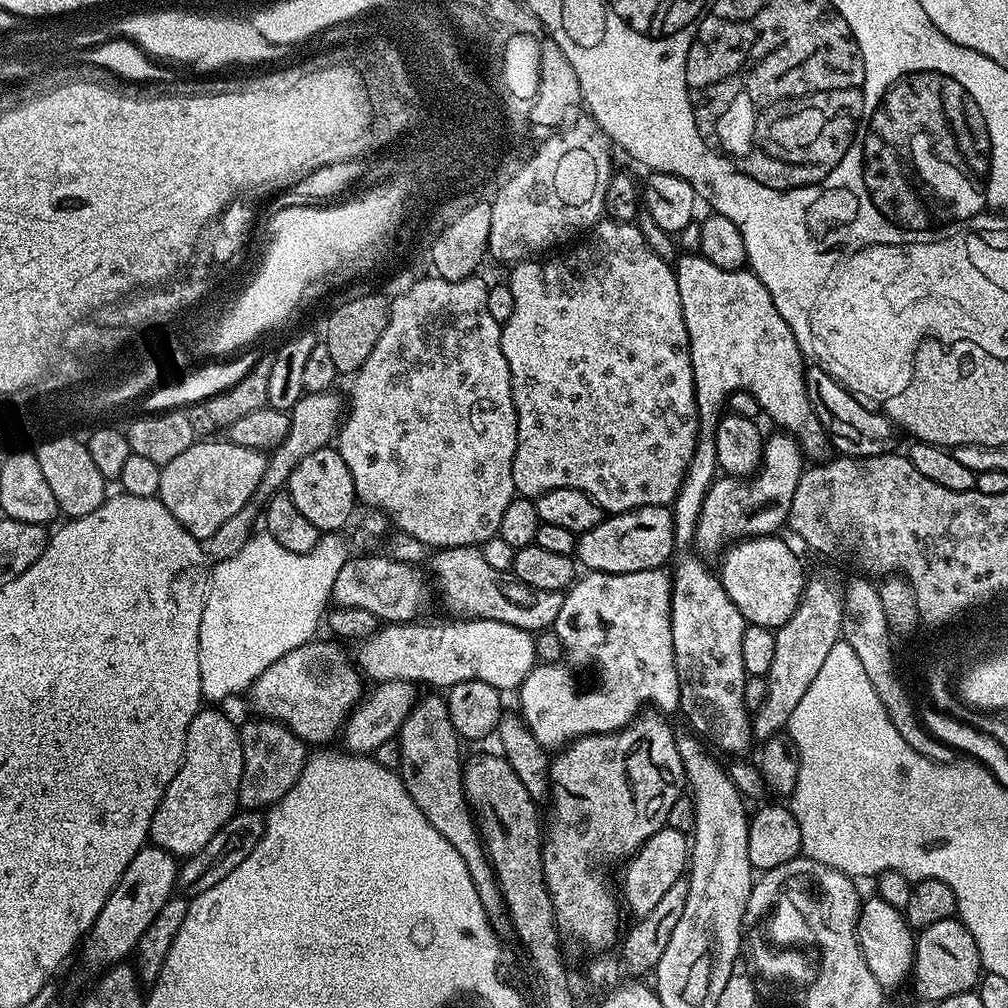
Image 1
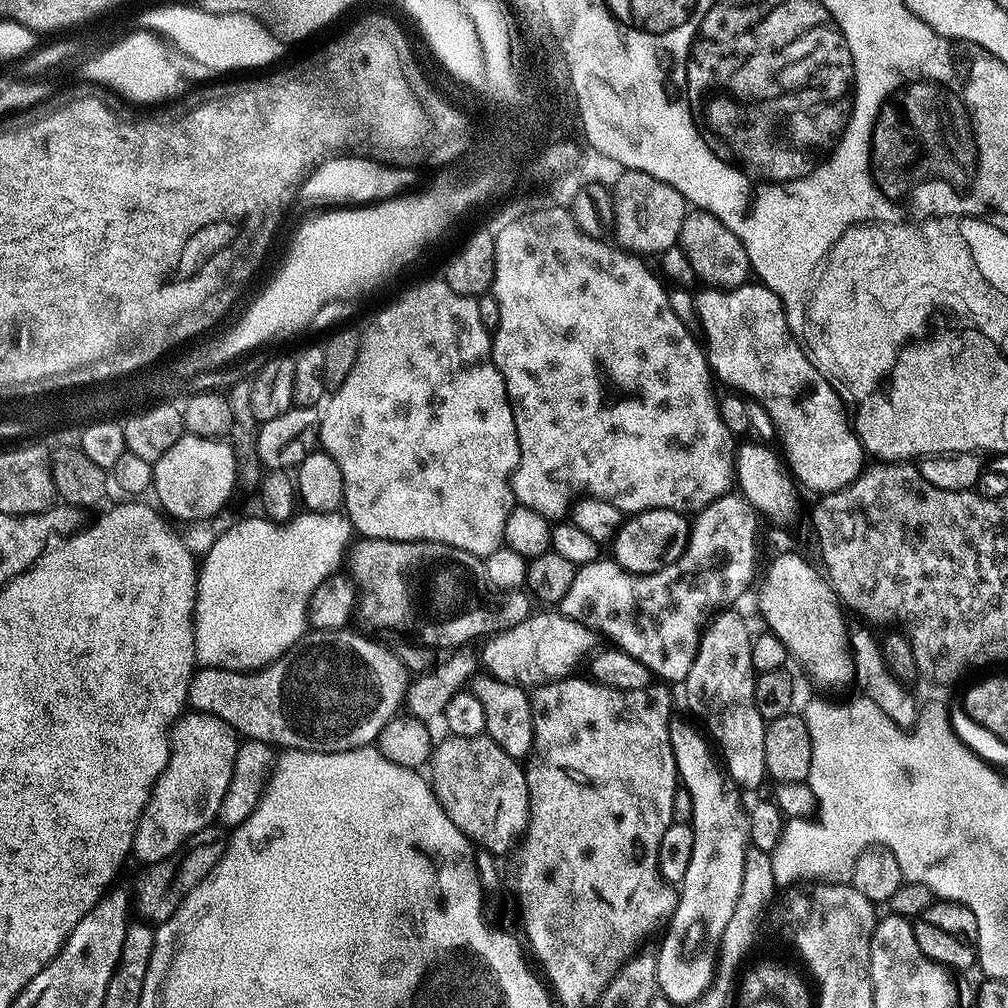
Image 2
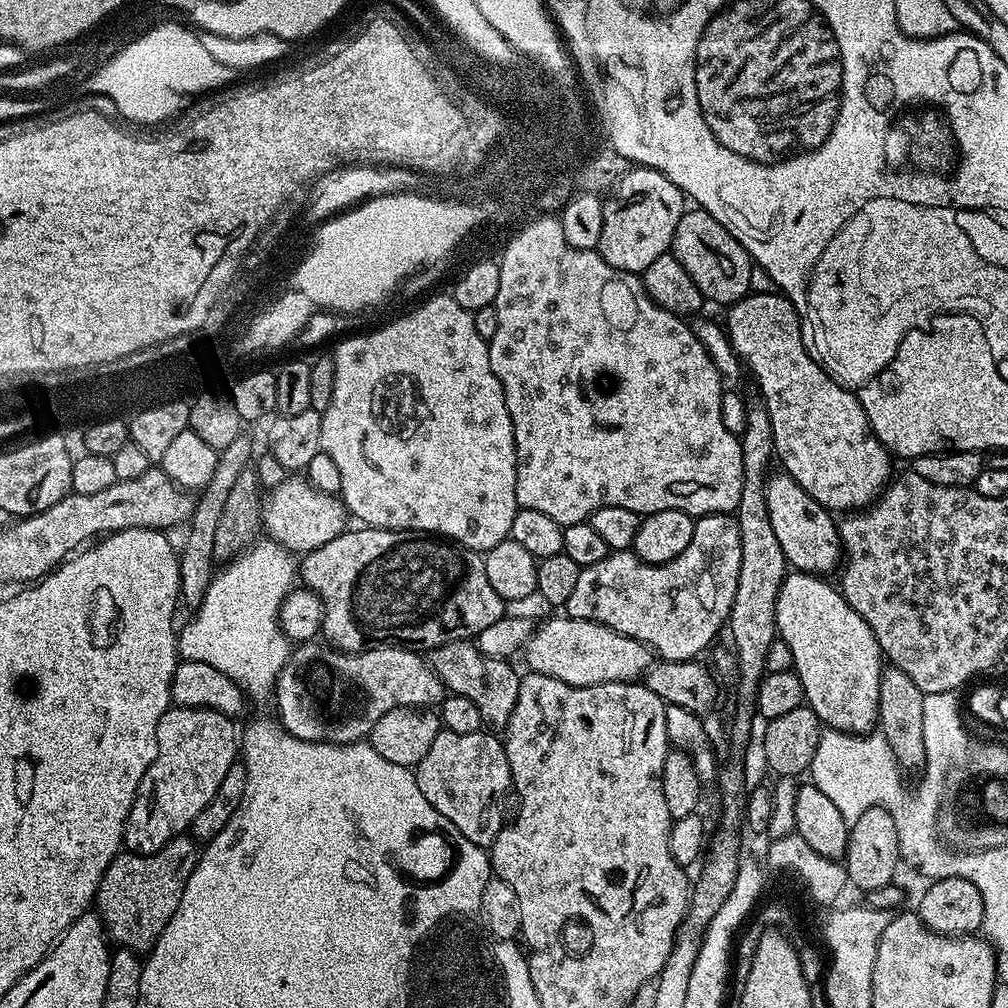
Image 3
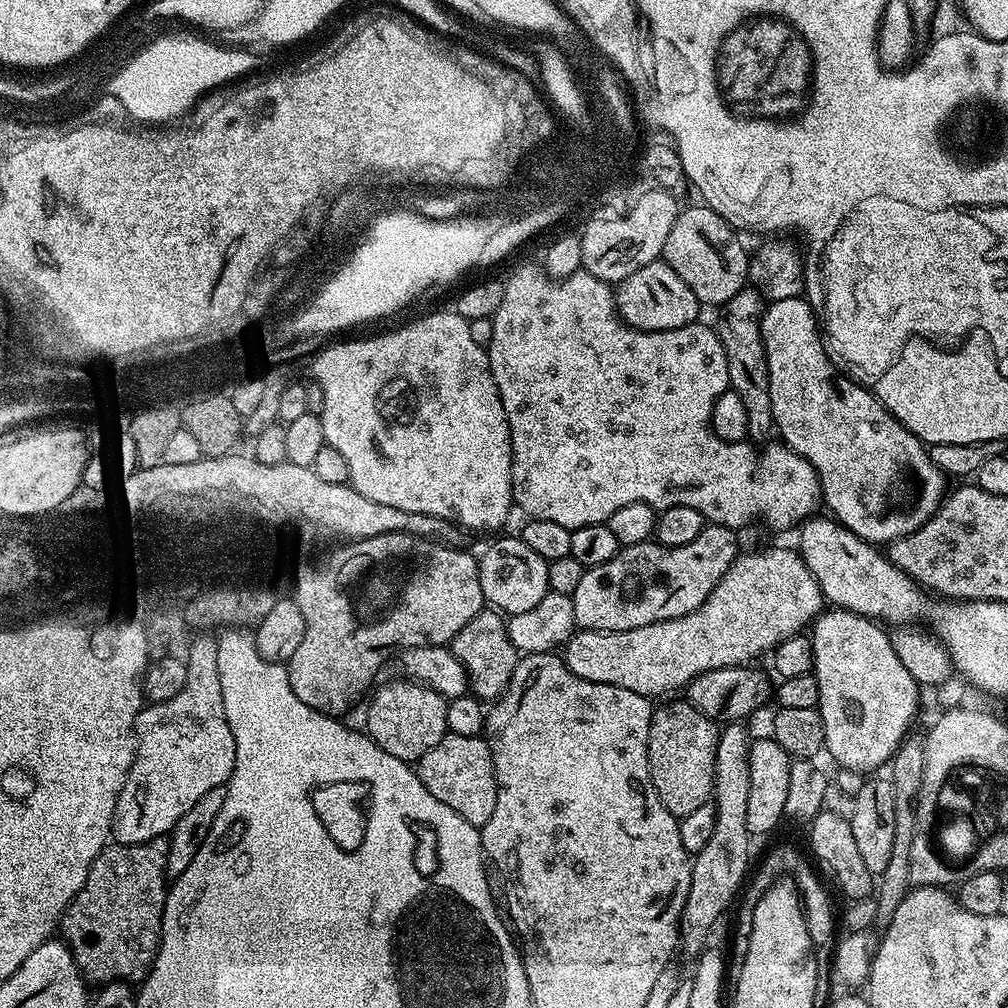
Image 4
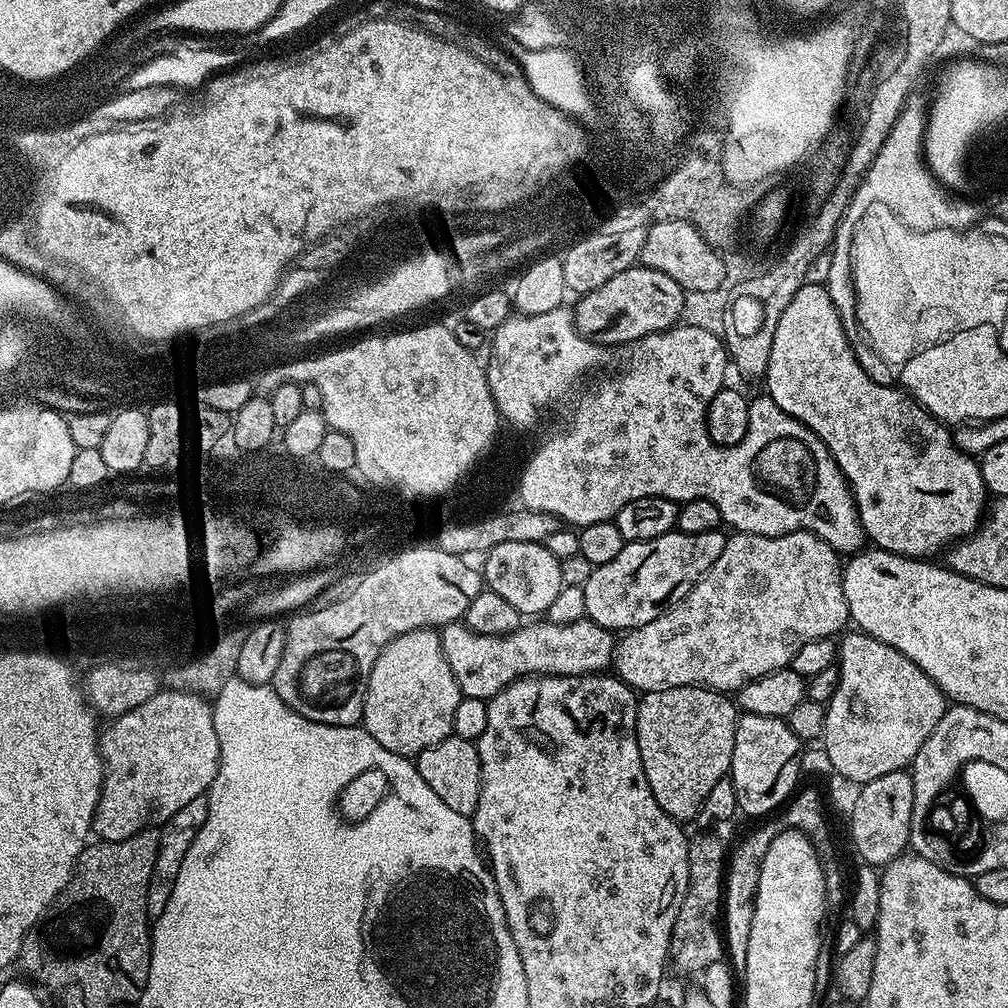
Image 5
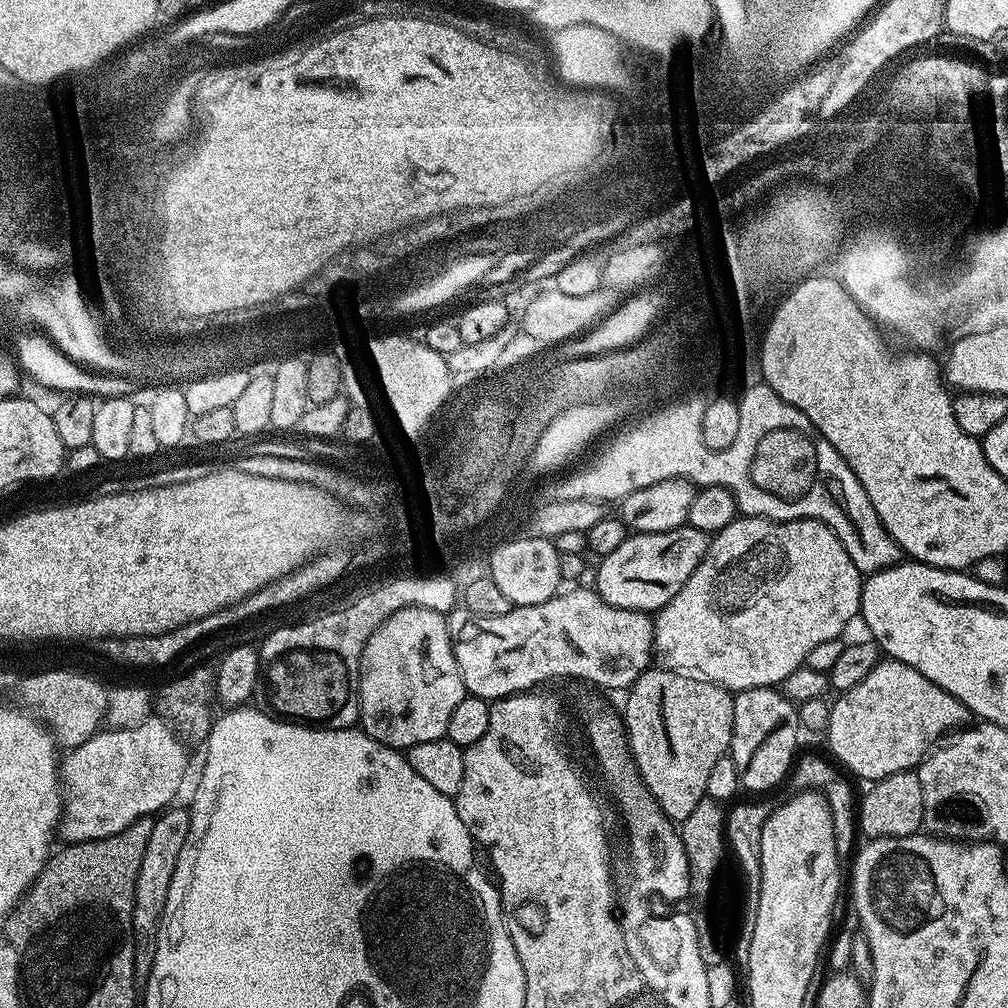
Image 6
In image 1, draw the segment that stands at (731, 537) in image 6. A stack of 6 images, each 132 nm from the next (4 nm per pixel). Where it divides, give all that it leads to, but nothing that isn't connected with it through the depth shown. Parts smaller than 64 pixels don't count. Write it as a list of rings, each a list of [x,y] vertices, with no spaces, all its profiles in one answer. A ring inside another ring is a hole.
[[[452,618],[449,621],[449,624],[385,623],[374,635],[359,641],[356,656],[354,652],[355,663],[373,682],[408,680],[418,686],[433,684],[436,690],[447,690],[467,680],[486,682],[501,690],[516,690],[537,667],[533,633],[493,620]]]

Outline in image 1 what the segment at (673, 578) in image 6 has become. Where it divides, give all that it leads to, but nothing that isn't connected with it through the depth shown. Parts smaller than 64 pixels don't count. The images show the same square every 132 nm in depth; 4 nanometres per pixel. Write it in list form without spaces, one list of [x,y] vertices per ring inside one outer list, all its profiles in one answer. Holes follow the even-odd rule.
[[[783,430],[773,431],[764,441],[764,456],[760,460],[758,471],[751,476],[721,475],[712,483],[702,504],[701,516],[697,524],[694,548],[701,557],[719,557],[729,546],[738,540],[749,538],[768,538],[788,523],[790,506],[794,502],[794,490],[798,490],[798,482],[806,467],[806,456],[796,441],[795,436],[789,436]],[[664,568],[626,574],[588,572],[564,593],[562,610],[558,610],[554,631],[570,656],[572,652],[573,658],[582,667],[596,668],[596,681],[587,684],[576,676],[539,676],[539,671],[533,670],[521,682],[518,714],[543,748],[560,750],[579,736],[619,732],[641,715],[642,710],[647,709],[644,708],[647,704],[653,704],[656,707],[653,709],[664,714],[675,713],[679,709],[679,678],[675,668],[674,640],[671,637],[671,594],[672,576]]]

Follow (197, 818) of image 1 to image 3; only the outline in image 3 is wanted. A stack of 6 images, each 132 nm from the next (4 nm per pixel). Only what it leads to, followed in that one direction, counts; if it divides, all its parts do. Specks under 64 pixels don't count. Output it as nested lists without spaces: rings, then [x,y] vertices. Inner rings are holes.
[[[169,707],[166,714],[162,714],[162,718],[158,722],[158,754],[154,758],[154,762],[150,762],[150,766],[146,770],[146,774],[142,774],[142,782],[136,791],[134,802],[130,806],[130,814],[128,821],[124,827],[124,843],[123,847],[130,852],[137,852],[140,856],[146,854],[154,854],[158,850],[162,850],[162,846],[170,843],[175,836],[185,835],[191,829],[194,818],[198,818],[198,814],[202,814],[202,810],[206,810],[206,806],[214,798],[214,794],[218,794],[218,786],[222,786],[222,778],[226,778],[226,770],[230,770],[230,766],[237,763],[238,760],[238,728],[234,725],[233,717],[223,716],[221,712],[215,712],[209,708],[178,708]]]

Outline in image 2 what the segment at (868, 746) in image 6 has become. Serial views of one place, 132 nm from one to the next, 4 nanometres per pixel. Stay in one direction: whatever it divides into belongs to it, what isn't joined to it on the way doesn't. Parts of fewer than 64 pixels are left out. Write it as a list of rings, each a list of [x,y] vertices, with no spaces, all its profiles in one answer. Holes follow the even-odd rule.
[[[800,554],[773,555],[768,573],[760,580],[760,616],[768,620],[767,631],[772,632],[788,647],[793,657],[808,668],[812,676],[828,680],[850,664],[849,627],[840,621],[842,606],[832,591],[825,573],[807,564]]]

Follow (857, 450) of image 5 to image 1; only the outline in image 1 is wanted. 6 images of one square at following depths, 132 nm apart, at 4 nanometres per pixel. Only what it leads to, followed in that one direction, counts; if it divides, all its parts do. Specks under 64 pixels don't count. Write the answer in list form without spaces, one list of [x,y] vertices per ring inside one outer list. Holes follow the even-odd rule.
[[[701,254],[681,257],[680,261],[675,261],[674,271],[688,331],[699,422],[690,466],[671,505],[676,549],[683,552],[695,543],[702,504],[718,476],[716,427],[731,392],[754,394],[763,415],[777,429],[795,436],[809,457],[823,457],[820,455],[824,447],[829,447],[830,440],[808,397],[806,357],[790,326],[786,326],[782,314],[778,314],[778,306],[774,306],[774,298],[770,298],[766,286],[762,286],[751,270],[719,269]]]

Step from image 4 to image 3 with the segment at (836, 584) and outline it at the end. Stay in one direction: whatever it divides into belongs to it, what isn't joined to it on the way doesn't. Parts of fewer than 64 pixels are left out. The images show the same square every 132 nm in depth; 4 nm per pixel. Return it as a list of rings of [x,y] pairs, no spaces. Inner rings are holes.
[[[777,472],[777,476],[775,473],[768,477],[766,510],[770,510],[770,522],[782,546],[782,554],[797,572],[835,573],[842,560],[842,545],[833,513],[823,508],[814,498],[810,498],[810,494],[806,494],[806,490],[802,490],[802,486],[798,486],[798,482],[794,482],[794,478],[787,472]]]

